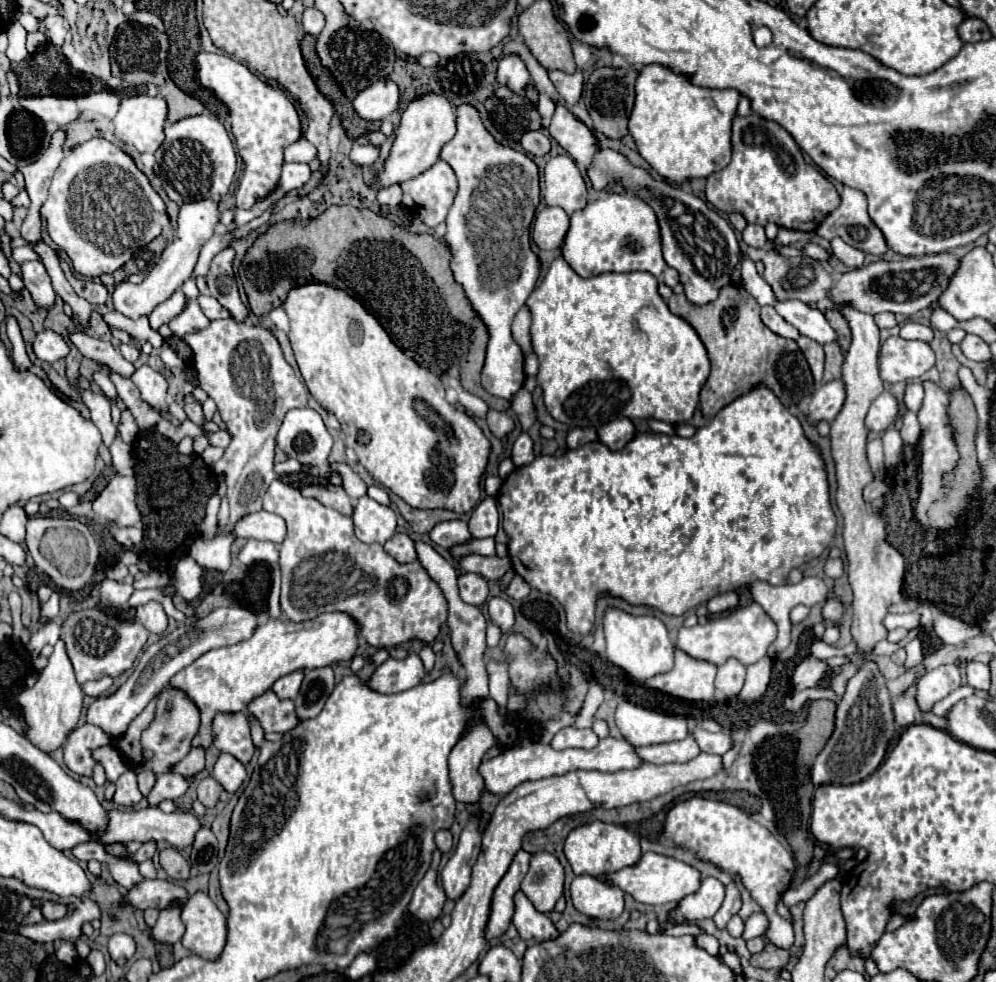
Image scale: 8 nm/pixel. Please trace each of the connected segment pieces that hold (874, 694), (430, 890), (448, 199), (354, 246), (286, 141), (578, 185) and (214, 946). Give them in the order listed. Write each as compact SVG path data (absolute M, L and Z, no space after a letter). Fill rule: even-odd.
M866 661L860 671L848 681L846 693L838 701L836 729L822 753L816 757L816 763L812 767L812 783L816 787L824 783L850 785L866 779L882 763L894 731L896 723L892 713L892 699L884 685L884 677L874 663Z
M440 851L434 853L434 861L430 871L426 873L426 877L418 883L418 887L414 889L412 901L408 905L410 913L422 921L434 921L438 919L442 905L447 900L446 894L442 886L438 883L438 863L440 863Z
M438 161L424 175L402 183L404 205L414 211L422 223L436 227L446 219L446 213L456 197L458 183L452 167L446 161Z
M332 205L318 219L312 221L294 219L272 225L248 249L240 267L240 279L254 315L270 313L272 305L280 307L286 301L290 289L302 287L306 283L326 283L330 287L338 287L350 297L358 299L380 321L392 341L418 365L424 365L436 375L442 375L446 373L446 369L458 365L462 385L468 393L478 395L492 409L506 411L510 407L508 401L488 395L480 387L480 371L484 365L488 331L484 323L480 323L480 317L472 311L462 287L452 279L450 259L452 253L448 251L448 245L432 235L406 231L394 225L390 219L372 213L370 209Z
M200 51L196 57L196 67L198 81L206 89L214 91L216 97L230 109L236 149L244 161L244 175L236 191L236 207L250 209L260 197L270 195L278 185L280 169L284 165L284 149L302 135L298 111L284 89L268 85L230 55Z
M552 157L544 167L544 183L544 199L548 205L558 205L568 215L586 205L586 183L572 157Z
M206 893L190 895L182 923L186 925L182 945L202 959L218 961L226 945L226 917Z

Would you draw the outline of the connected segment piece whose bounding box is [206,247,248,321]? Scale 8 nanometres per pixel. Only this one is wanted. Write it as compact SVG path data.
M232 247L222 249L210 265L206 283L208 283L210 295L214 299L218 299L218 303L224 305L236 321L244 321L248 317L248 309L244 307L244 303L240 299L238 283L234 279L234 269L232 269L234 257L236 257L236 251Z

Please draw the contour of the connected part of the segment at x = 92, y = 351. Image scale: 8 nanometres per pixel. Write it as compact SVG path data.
M80 331L70 335L70 341L82 351L84 357L98 361L98 363L106 363L108 367L112 367L116 373L124 375L126 379L132 377L134 373L134 365L130 361L126 361L118 347L114 347L110 341L102 341L102 339L94 339L90 335L80 335Z

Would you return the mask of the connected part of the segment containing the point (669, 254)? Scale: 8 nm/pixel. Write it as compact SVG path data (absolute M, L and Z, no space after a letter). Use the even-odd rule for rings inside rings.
M600 149L592 167L588 169L588 177L596 191L604 189L610 181L622 179L628 193L640 195L648 205L654 207L656 217L660 221L664 259L670 267L674 267L680 273L680 283L684 285L686 297L692 303L696 305L710 303L712 299L716 299L720 287L730 283L732 269L738 263L740 247L732 225L718 211L710 209L702 199L698 199L690 191L678 189L664 181L654 181L648 175L648 171L634 167L624 155L612 149Z

